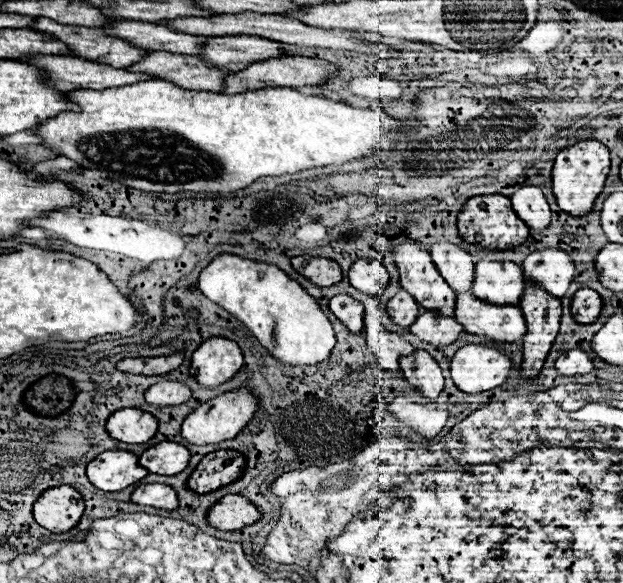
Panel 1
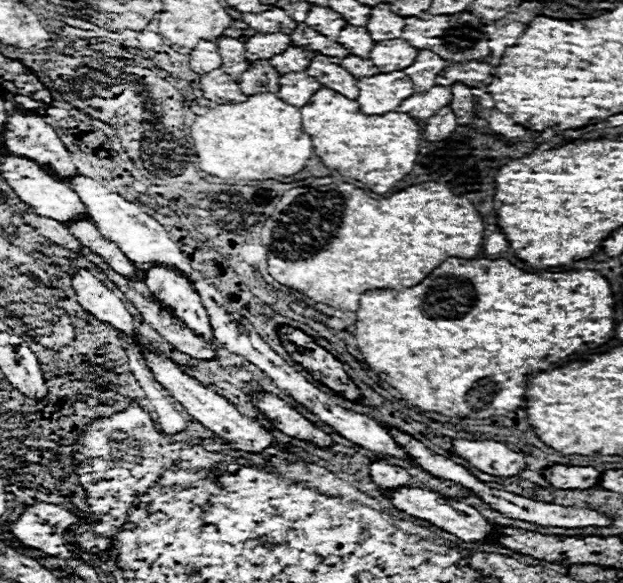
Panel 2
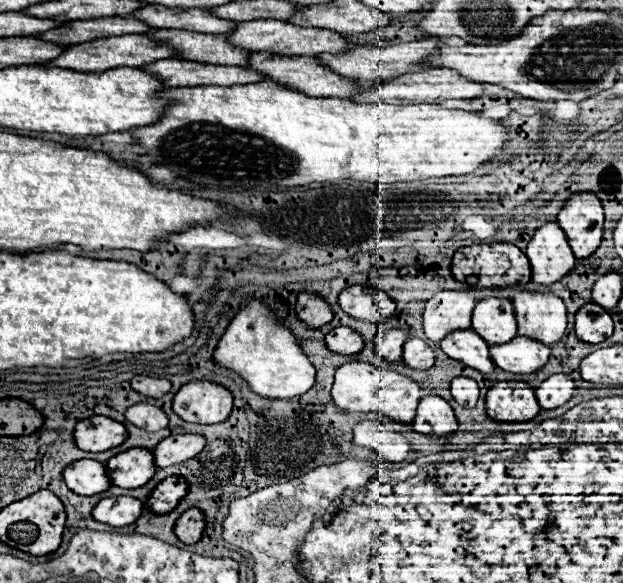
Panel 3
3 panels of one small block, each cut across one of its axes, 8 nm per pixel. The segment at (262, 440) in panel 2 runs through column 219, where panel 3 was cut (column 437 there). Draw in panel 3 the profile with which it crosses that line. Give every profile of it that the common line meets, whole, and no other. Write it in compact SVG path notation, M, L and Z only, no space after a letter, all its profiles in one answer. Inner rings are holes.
M426 394L418 402L412 428L420 434L444 436L444 434L456 432L458 422L456 422L452 406L444 398L436 394Z

